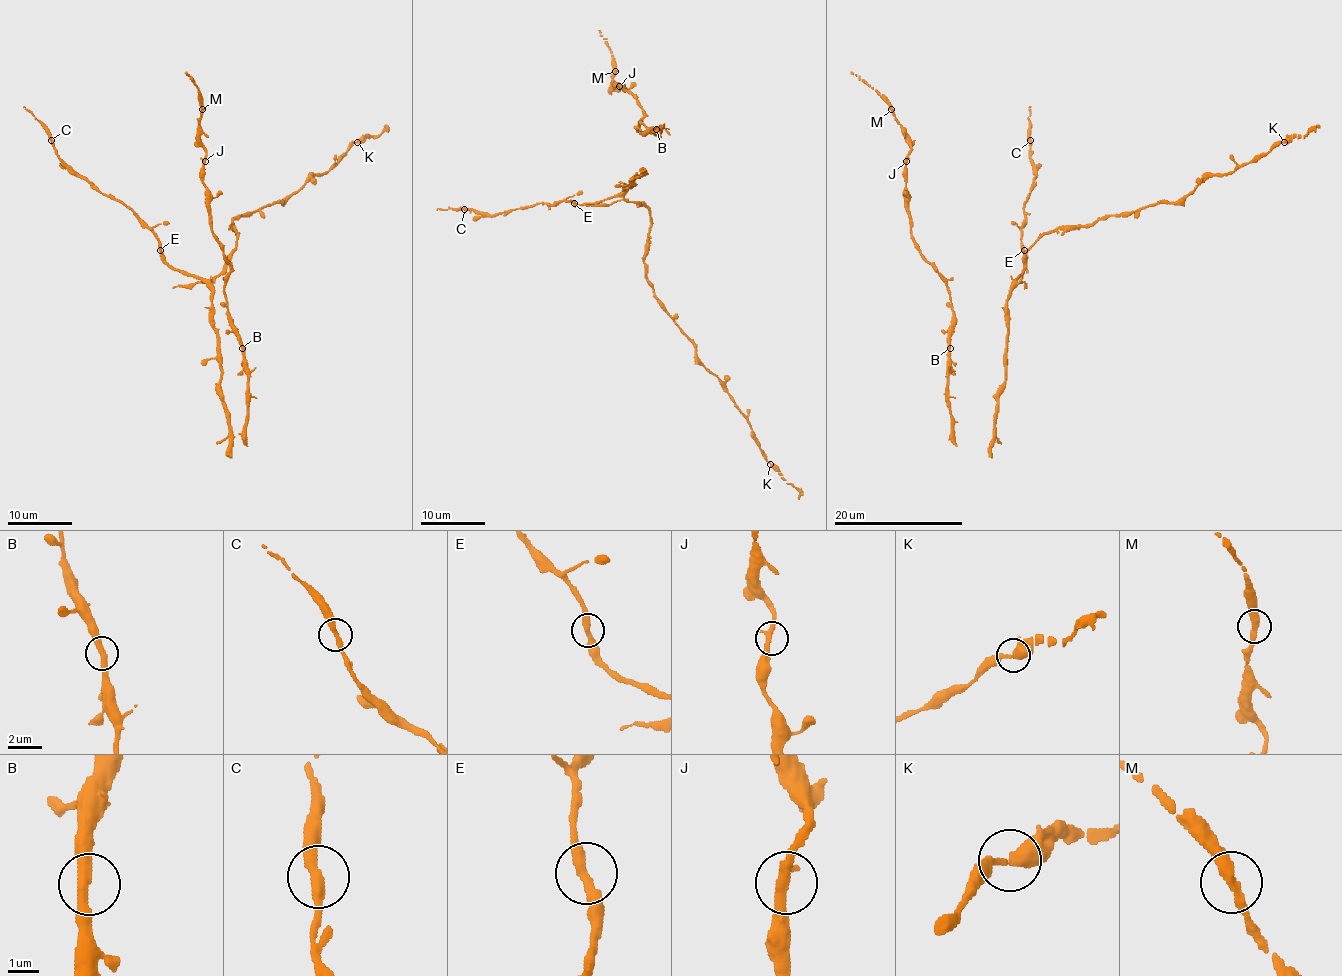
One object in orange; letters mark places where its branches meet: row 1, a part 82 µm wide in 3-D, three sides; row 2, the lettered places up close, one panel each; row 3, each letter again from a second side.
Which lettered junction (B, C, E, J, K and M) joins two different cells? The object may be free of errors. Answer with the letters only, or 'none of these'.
none of these

